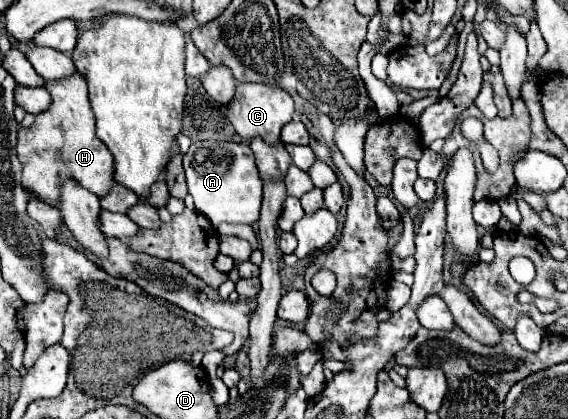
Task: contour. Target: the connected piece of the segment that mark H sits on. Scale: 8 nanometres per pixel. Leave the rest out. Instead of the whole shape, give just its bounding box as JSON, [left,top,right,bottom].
[17,73,113,207]

